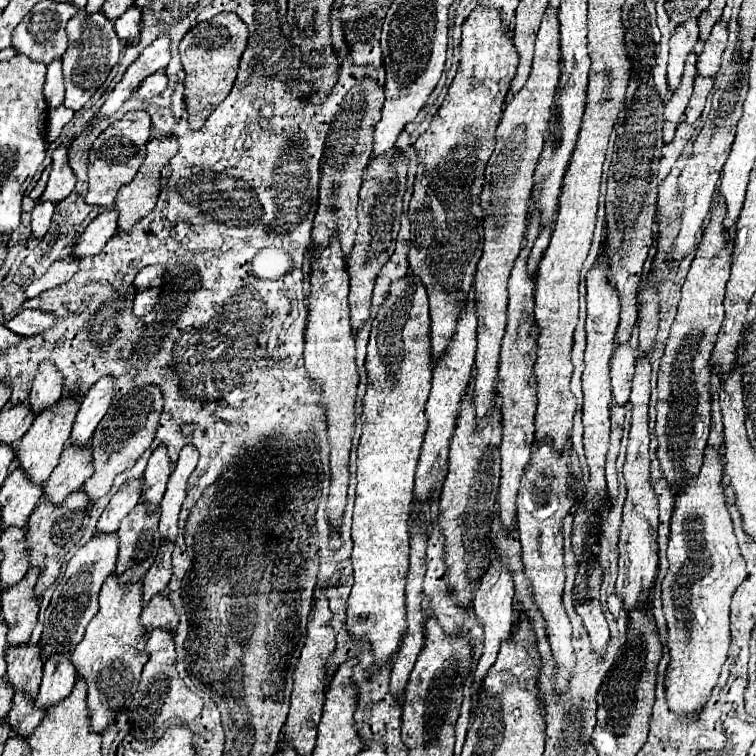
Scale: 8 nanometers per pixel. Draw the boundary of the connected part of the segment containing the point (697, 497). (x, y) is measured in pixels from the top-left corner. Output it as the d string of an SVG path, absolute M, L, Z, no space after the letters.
M706 446L700 472L686 480L672 512L668 544L670 570L662 580L662 604L672 656L668 666L666 700L676 716L698 712L716 686L730 646L730 600L748 576L732 528L732 518L726 508L726 496L720 486L722 476L722 448Z

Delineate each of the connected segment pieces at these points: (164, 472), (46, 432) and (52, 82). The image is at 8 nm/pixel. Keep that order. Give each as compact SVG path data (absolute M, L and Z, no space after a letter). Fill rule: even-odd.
M160 444L152 452L146 472L144 472L142 502L146 502L150 506L150 510L154 510L160 504L160 498L164 496L170 474L172 474L172 462L168 456L168 448L166 448L166 444Z
M62 394L60 402L52 410L48 410L44 414L38 414L32 428L16 444L16 454L20 454L18 464L26 470L30 480L34 480L36 484L44 484L50 478L52 470L58 466L60 454L62 454L62 450L64 450L64 446L70 438L72 424L74 424L74 418L78 414L78 408L80 408L78 394Z
M62 60L50 62L48 64L48 74L46 74L46 86L44 86L44 96L50 108L56 108L64 100L64 82L62 82Z

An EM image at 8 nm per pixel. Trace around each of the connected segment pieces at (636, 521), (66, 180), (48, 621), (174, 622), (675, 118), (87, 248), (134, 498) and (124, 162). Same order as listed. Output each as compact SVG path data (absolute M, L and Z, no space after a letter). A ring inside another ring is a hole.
M640 356L636 360L636 376L634 386L630 394L632 404L632 430L630 440L626 448L626 464L624 464L624 478L628 496L624 502L624 514L620 524L620 570L616 580L616 590L622 594L622 600L626 604L626 610L634 608L638 602L646 602L650 588L656 578L658 570L658 544L656 544L656 528L658 528L658 504L656 504L656 492L650 484L650 428L648 428L648 404L650 404L650 372L652 366L646 360L646 356Z
M70 144L68 146L58 146L54 150L54 160L52 160L52 172L48 178L48 186L42 194L40 200L52 200L52 202L62 202L76 186L76 174L70 168L68 160Z
M94 534L86 544L78 548L78 552L68 562L66 572L58 580L54 596L44 616L44 630L40 638L44 660L52 658L56 652L72 652L76 644L82 640L88 622L94 618L98 610L98 592L104 580L114 572L118 544L120 542L116 540L116 534Z
M166 592L156 594L142 610L142 624L146 626L146 630L154 630L154 628L166 628L170 632L174 632L174 628L178 626L178 614L170 602L170 598L166 596Z
M692 52L688 56L688 62L686 62L686 68L684 68L678 90L674 92L670 102L664 106L664 142L670 142L674 138L676 126L682 120L682 114L684 114L686 106L688 106L694 78L696 78L696 54Z
M116 208L98 214L88 224L84 234L76 240L72 254L76 254L76 258L98 254L106 246L106 242L116 234L116 226L118 226L118 210Z
M140 478L126 482L110 500L110 504L104 508L96 530L98 532L116 532L116 526L120 526L120 520L140 502Z
M132 110L128 114L124 114L120 120L116 120L114 124L110 124L92 144L90 152L88 152L88 194L86 194L86 202L92 206L104 206L104 208L112 208L114 198L118 194L118 190L132 182L132 178L136 176L138 168L144 162L144 152L146 152L146 144L150 140L150 114L144 110Z

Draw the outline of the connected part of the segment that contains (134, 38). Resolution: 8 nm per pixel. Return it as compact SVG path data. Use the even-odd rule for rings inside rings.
M130 6L118 20L114 20L118 38L130 46L136 46L140 42L140 20L140 10L136 6Z

